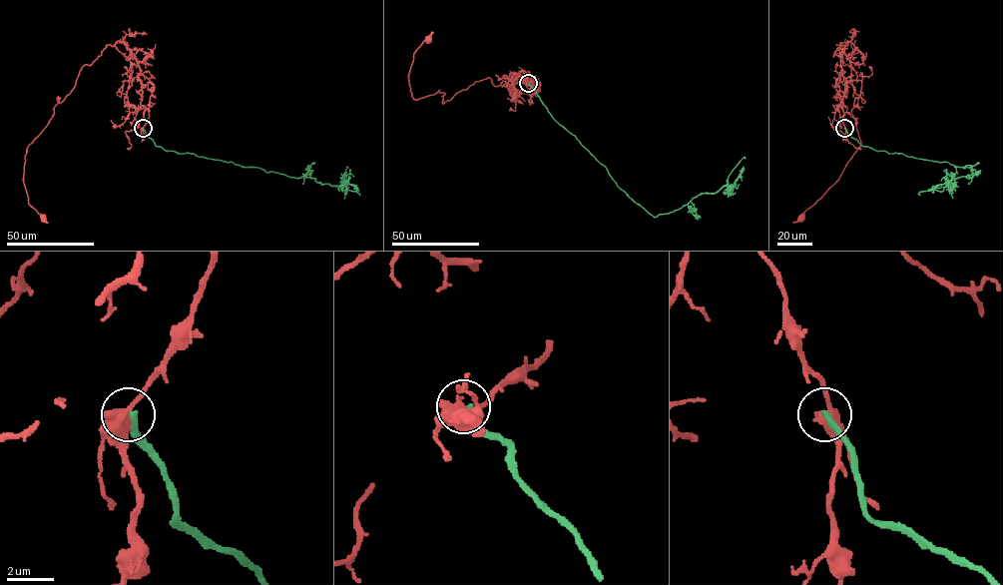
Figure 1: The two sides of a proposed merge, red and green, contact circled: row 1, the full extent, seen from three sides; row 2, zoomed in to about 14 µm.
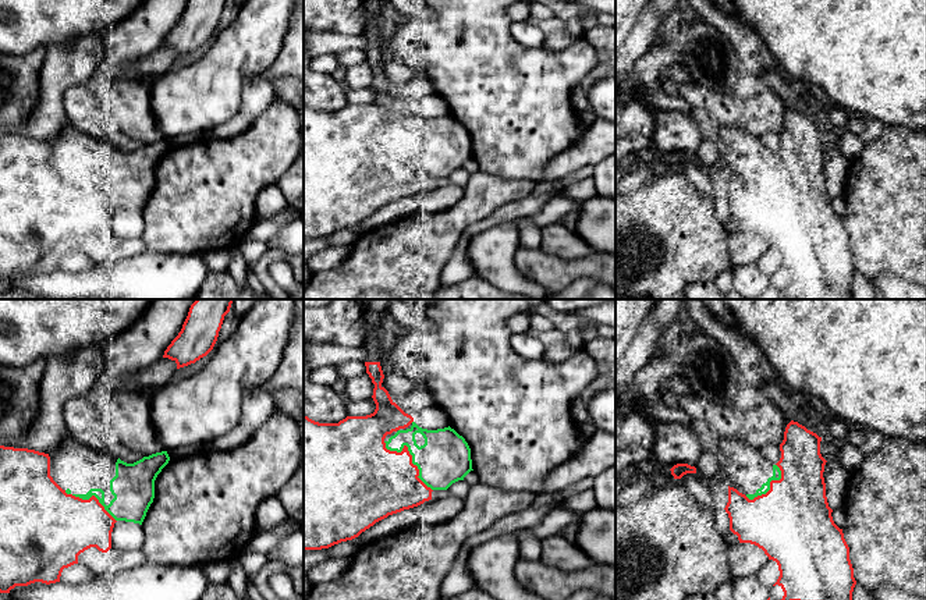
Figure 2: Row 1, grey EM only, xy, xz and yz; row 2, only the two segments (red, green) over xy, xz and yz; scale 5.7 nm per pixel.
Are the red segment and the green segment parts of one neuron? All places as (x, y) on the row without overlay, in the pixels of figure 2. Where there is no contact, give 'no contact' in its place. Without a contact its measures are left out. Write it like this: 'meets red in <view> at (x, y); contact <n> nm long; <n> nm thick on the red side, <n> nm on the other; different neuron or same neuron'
meets red in xz at (411, 144); contact 400 nm long; 400 nm thick on the red side, 300 nm on the other; different neuron

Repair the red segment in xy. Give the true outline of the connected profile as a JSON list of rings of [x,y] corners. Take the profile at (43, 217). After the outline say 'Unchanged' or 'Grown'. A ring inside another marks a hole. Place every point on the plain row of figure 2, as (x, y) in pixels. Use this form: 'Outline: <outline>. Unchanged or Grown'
Outline: [[[0,134],[0,281],[35,270],[60,270],[64,256],[78,252],[78,244],[91,235],[102,241],[111,237],[111,220],[117,209],[92,184],[82,188],[67,182],[50,164],[50,145],[28,136]]]. Unchanged

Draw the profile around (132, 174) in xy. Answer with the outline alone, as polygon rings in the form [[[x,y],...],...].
[[[71,125],[67,135],[49,141],[50,164],[82,188],[95,184],[116,207],[142,213],[155,187],[155,168],[168,152],[167,139],[127,152]]]

